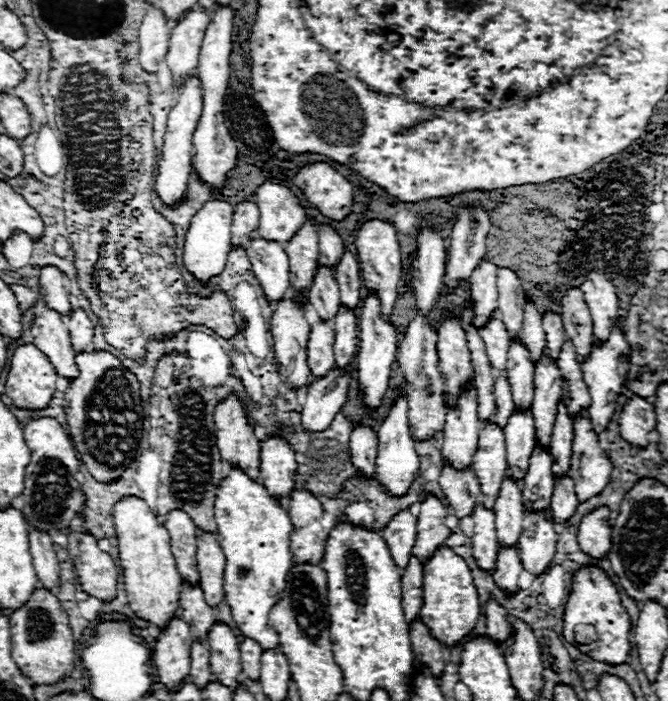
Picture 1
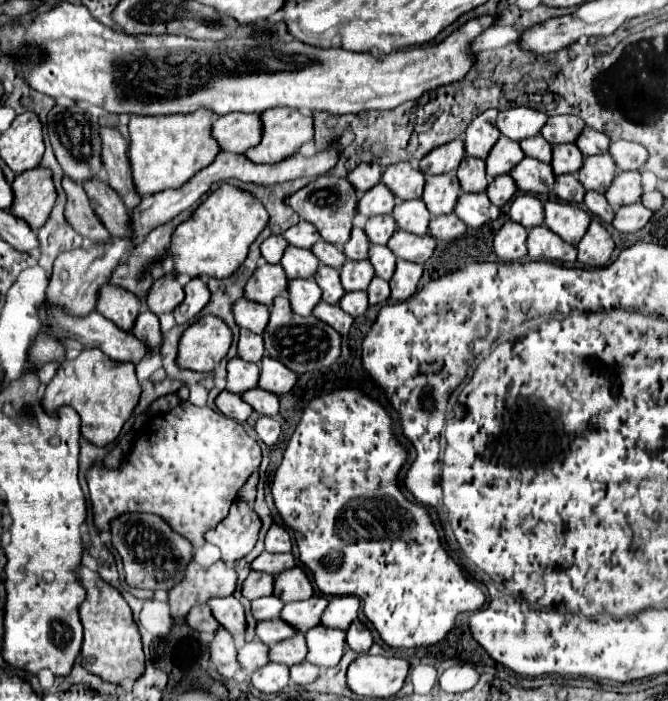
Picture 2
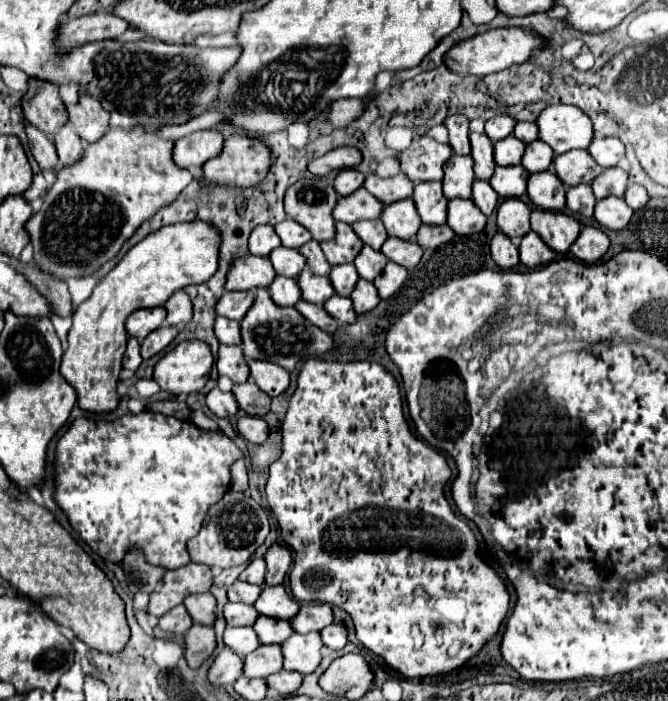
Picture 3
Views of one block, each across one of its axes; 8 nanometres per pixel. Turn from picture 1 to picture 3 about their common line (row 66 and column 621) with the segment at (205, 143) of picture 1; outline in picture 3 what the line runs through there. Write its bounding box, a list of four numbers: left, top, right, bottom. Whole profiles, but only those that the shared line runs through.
[594,196,632,230]

